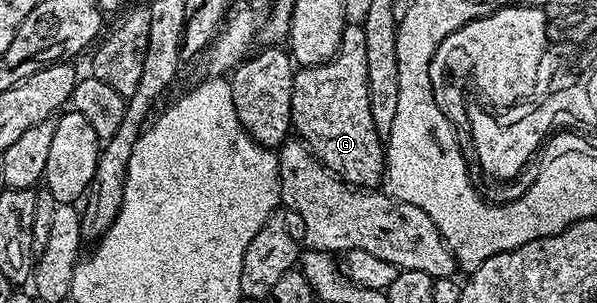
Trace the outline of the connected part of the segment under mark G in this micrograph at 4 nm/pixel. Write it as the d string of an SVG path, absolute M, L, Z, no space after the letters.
M347 23L338 52L327 64L318 64L314 68L299 67L295 71L290 122L293 131L301 137L311 153L351 188L374 190L379 187L378 183L383 183L386 175L386 149L383 137L376 130L376 122L372 120L368 102L368 53L364 47L361 23Z

